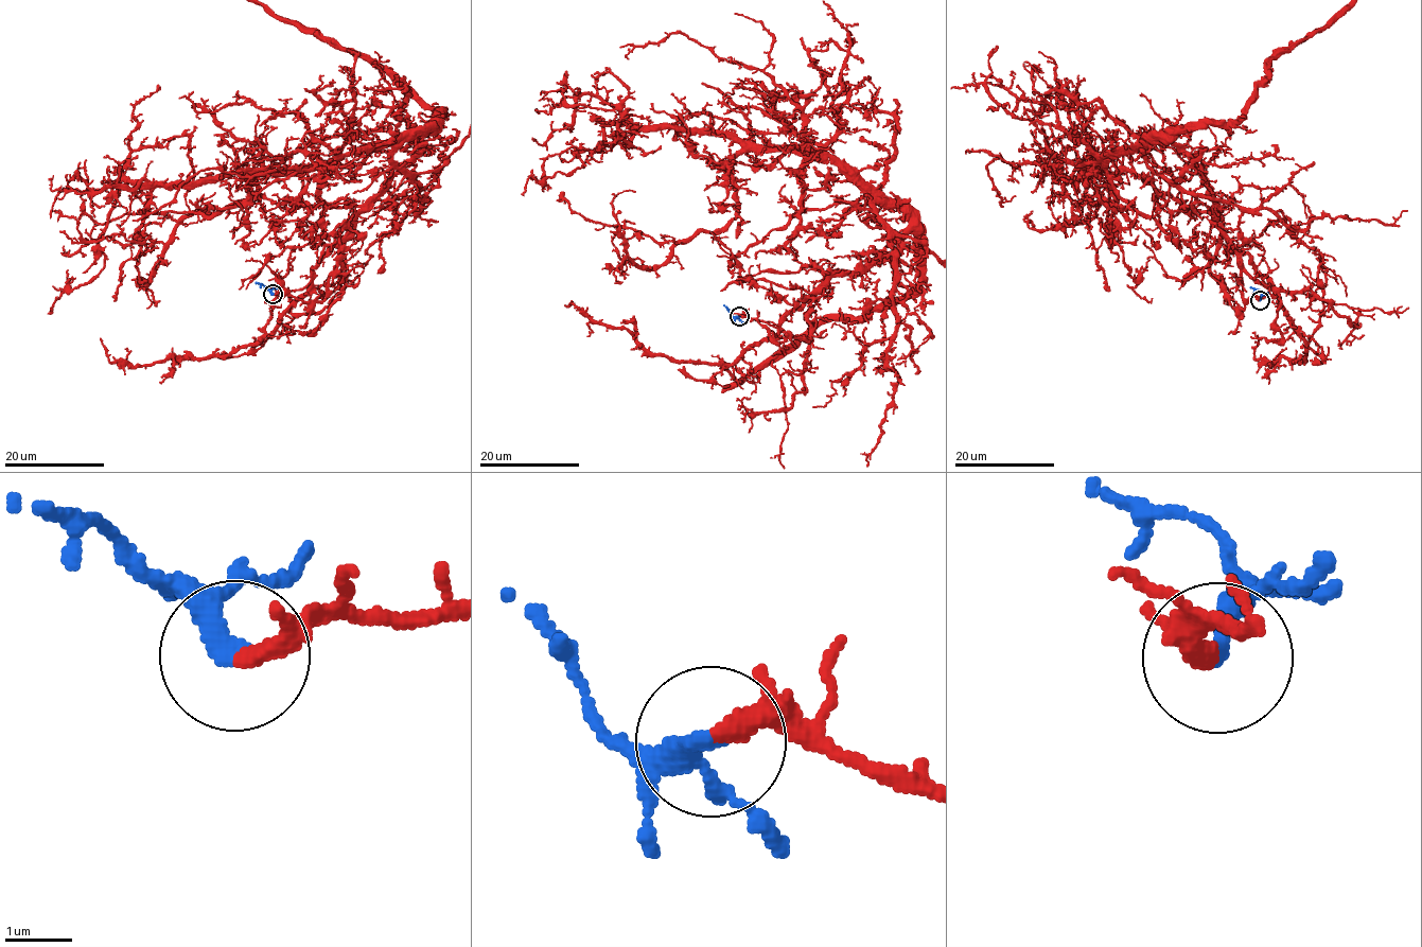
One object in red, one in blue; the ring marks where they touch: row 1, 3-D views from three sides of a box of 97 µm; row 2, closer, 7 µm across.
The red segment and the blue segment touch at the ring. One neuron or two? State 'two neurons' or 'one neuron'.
one neuron

